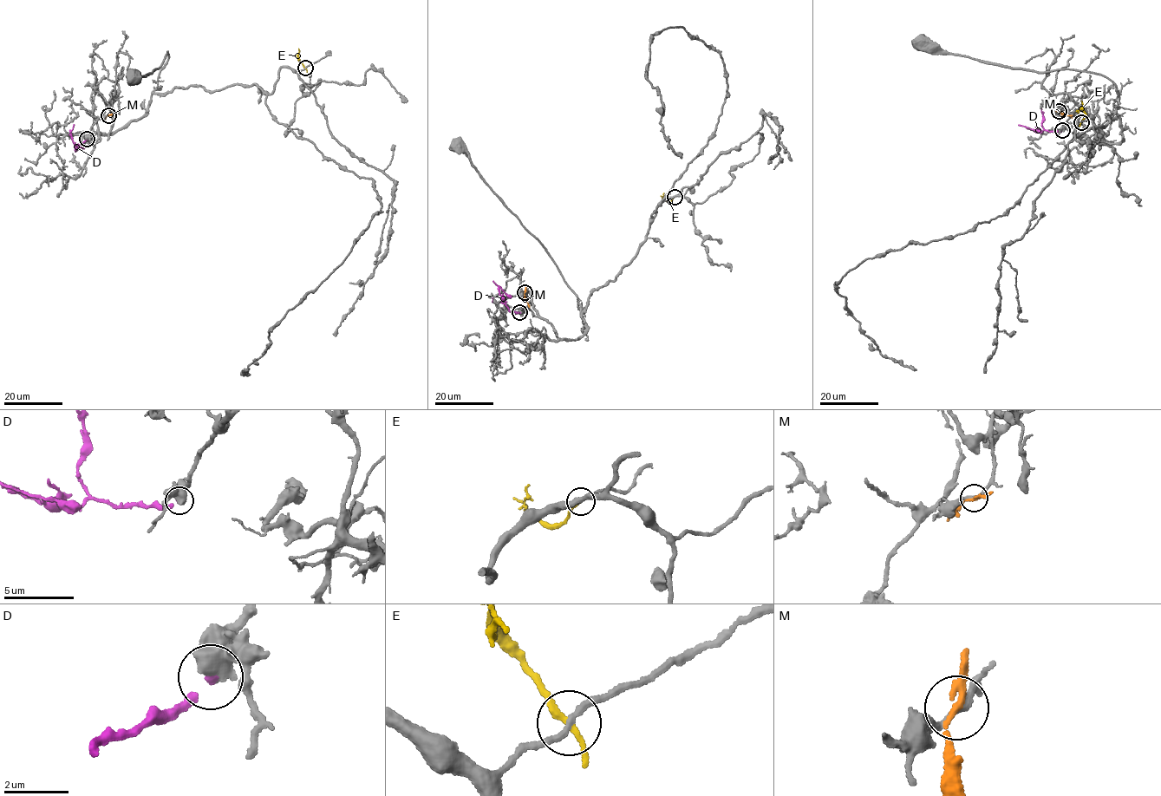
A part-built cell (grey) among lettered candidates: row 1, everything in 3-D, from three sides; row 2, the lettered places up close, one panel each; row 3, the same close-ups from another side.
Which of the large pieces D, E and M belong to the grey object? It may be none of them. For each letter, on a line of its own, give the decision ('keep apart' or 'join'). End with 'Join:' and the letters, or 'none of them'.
D: join
E: keep apart
M: keep apart
Join: D

